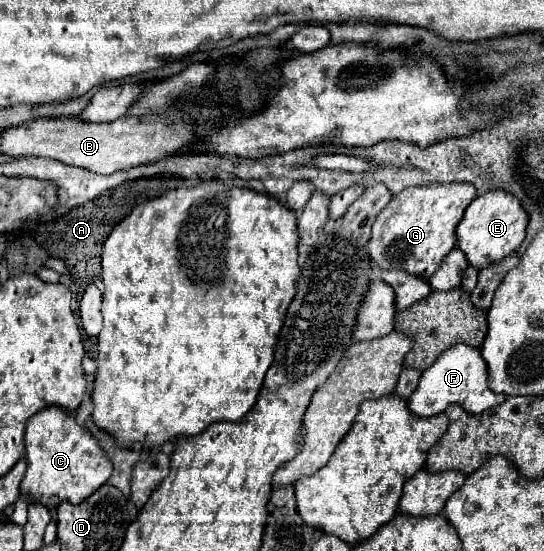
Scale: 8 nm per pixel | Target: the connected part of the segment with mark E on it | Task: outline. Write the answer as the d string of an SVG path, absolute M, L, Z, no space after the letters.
M487 191L477 195L465 209L465 217L457 225L457 247L467 255L469 265L481 269L491 261L499 261L517 251L525 239L525 227L527 213L523 211L523 205L519 205L519 199L507 191Z

